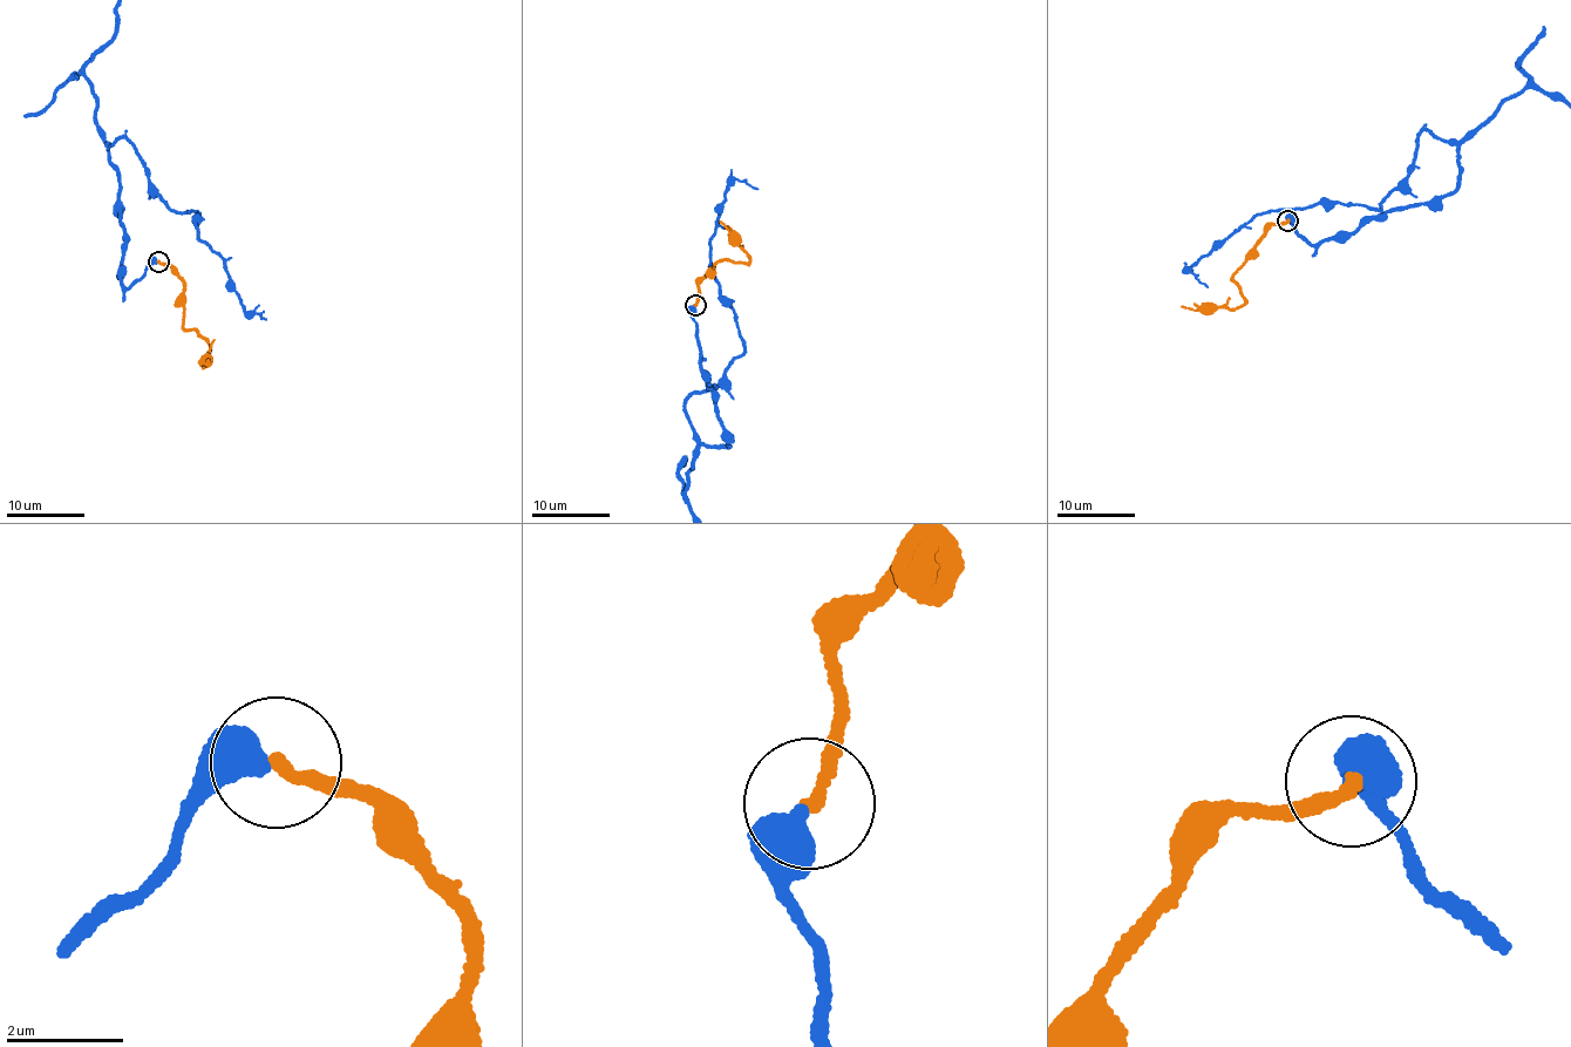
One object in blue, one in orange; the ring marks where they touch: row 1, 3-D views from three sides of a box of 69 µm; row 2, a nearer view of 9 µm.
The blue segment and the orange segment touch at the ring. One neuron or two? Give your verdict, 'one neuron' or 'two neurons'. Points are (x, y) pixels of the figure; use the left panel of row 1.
one neuron

